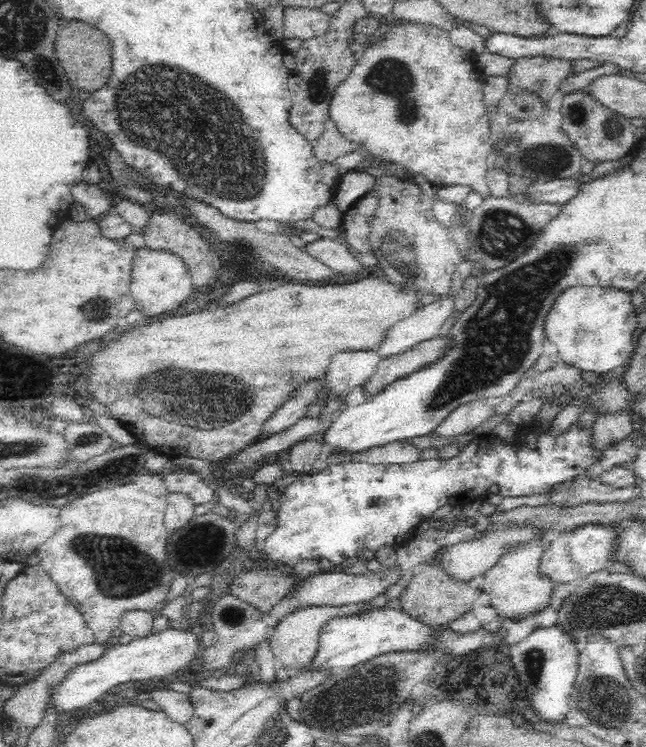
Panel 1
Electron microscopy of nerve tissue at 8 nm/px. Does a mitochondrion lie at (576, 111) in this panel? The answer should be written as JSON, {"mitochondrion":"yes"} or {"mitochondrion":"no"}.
{"mitochondrion":"yes"}

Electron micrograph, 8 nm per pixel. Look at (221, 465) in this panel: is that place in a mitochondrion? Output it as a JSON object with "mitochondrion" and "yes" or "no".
{"mitochondrion":"no"}

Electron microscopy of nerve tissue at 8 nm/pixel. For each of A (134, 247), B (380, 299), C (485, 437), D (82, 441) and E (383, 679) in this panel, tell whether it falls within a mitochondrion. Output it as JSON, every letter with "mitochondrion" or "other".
{"A":"other","B":"other","C":"other","D":"mitochondrion","E":"mitochondrion"}

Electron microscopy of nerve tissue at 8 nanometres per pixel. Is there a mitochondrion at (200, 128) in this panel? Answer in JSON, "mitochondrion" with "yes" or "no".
{"mitochondrion":"yes"}

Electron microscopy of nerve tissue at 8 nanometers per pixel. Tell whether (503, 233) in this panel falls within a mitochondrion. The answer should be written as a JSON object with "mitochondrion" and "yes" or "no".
{"mitochondrion":"yes"}

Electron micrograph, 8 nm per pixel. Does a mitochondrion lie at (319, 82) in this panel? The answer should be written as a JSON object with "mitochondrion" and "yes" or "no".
{"mitochondrion":"yes"}

